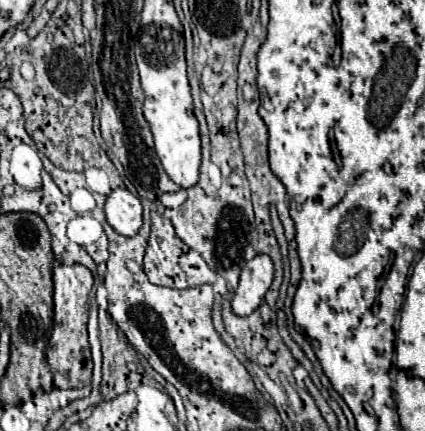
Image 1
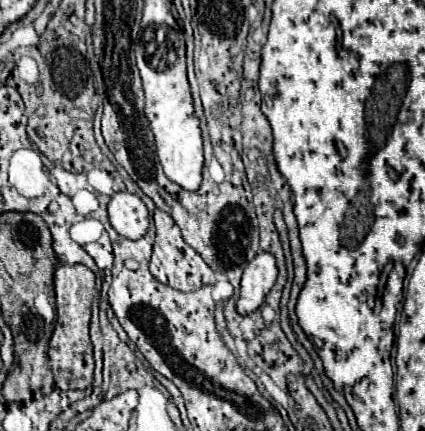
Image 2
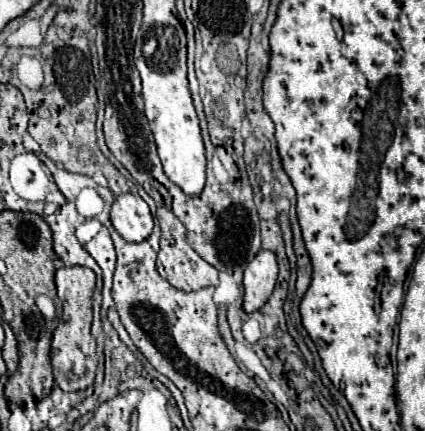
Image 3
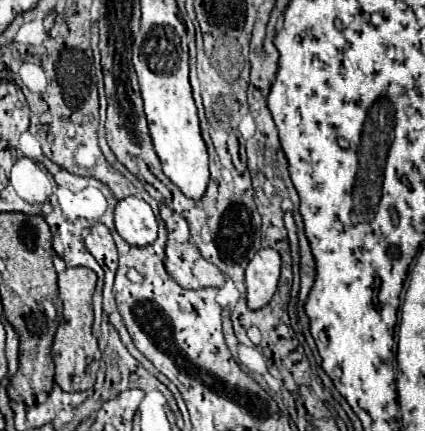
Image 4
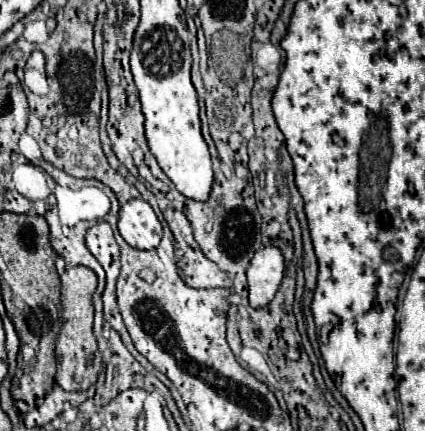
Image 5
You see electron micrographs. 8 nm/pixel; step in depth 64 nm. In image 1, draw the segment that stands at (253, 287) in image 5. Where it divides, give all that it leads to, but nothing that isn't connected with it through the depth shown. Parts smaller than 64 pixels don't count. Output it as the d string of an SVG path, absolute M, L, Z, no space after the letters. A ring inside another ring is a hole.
M266 254L254 256L240 274L240 284L232 300L232 312L238 316L250 316L264 300L274 280L274 266Z

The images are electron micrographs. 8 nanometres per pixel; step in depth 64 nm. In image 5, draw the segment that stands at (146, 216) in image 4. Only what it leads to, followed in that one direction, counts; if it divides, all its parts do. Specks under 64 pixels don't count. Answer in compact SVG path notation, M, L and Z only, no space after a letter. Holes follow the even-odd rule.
M140 198L120 206L118 230L122 238L138 250L152 250L162 240L162 224L152 206Z

